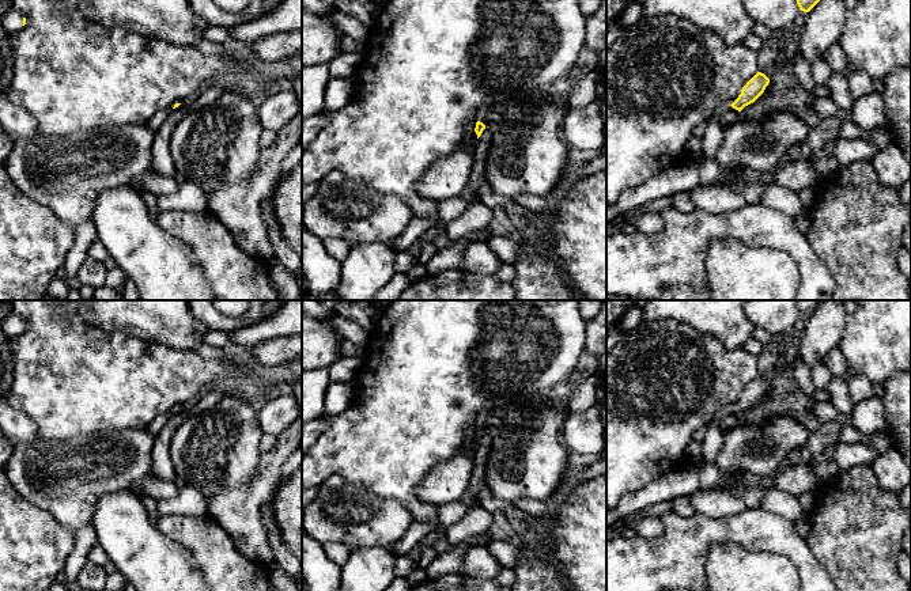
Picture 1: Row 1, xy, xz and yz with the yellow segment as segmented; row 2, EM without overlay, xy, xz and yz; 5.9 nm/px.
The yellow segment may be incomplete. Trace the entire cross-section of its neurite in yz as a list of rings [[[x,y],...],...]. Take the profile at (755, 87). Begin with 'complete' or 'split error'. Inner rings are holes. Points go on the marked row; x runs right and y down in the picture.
complete; [[[757,72],[741,90],[738,98],[730,105],[733,109],[741,111],[745,106],[753,103],[768,86],[770,79]]]

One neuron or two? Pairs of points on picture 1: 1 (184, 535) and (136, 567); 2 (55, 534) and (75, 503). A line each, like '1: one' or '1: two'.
1: two
2: two

